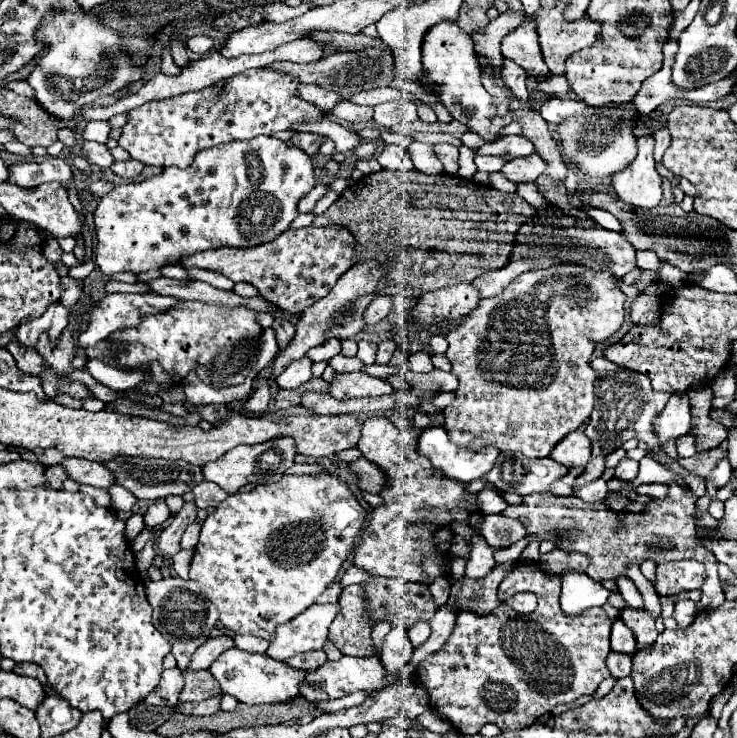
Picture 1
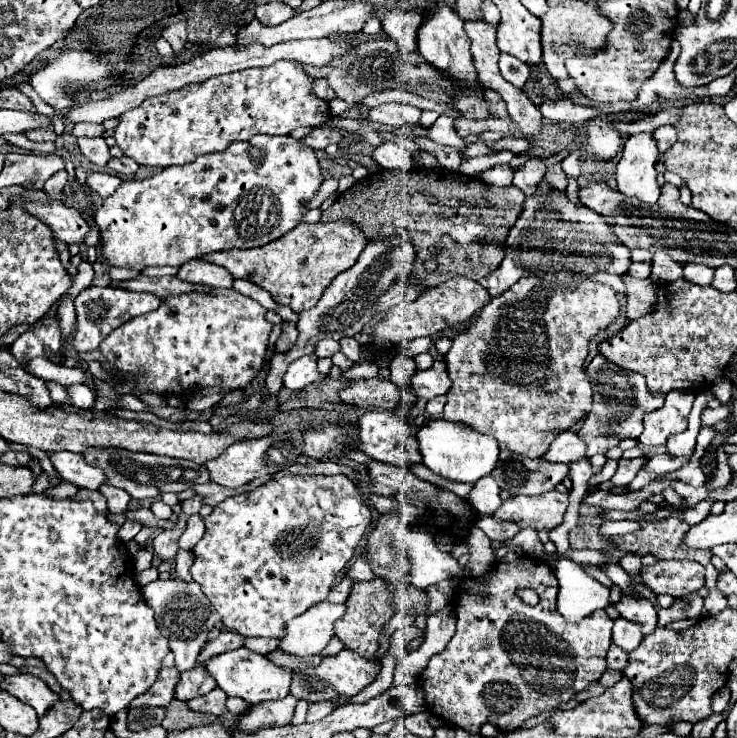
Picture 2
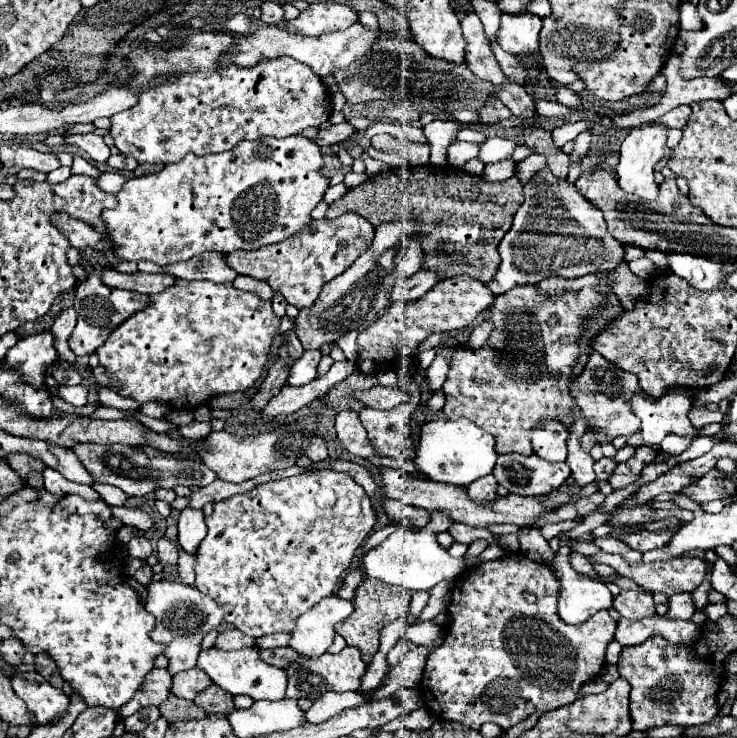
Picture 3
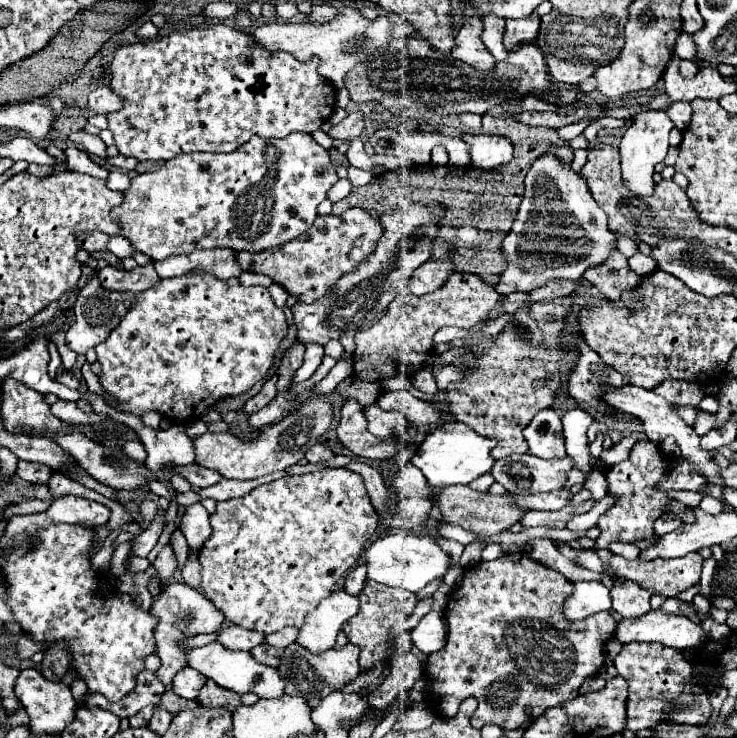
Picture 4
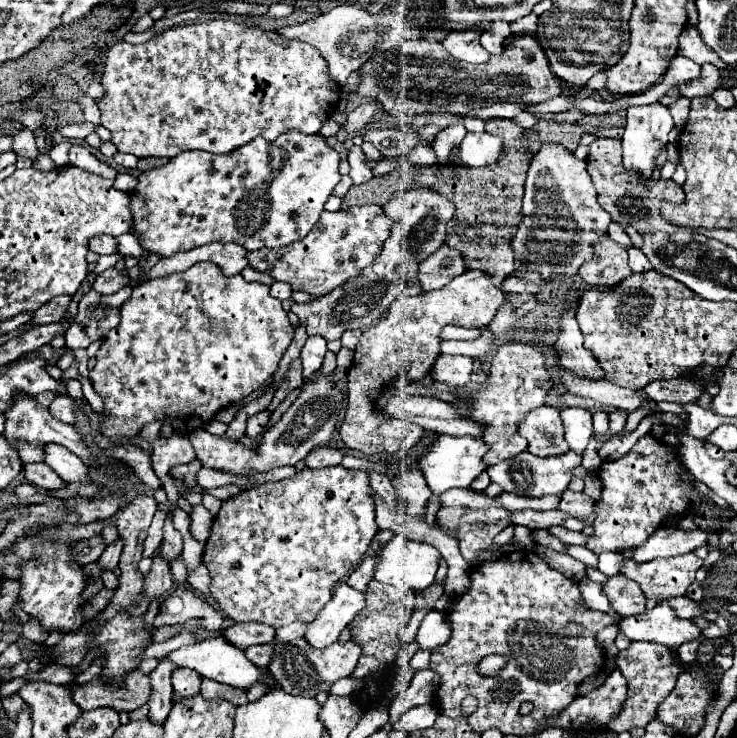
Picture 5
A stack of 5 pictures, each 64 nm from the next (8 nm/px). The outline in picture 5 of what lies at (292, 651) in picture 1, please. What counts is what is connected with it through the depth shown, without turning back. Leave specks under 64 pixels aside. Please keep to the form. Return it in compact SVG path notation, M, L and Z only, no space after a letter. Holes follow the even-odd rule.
M346 582L338 584L332 600L316 614L314 622L306 630L306 640L314 648L326 648L334 644L340 632L356 618L356 614L364 608L364 592L348 586Z

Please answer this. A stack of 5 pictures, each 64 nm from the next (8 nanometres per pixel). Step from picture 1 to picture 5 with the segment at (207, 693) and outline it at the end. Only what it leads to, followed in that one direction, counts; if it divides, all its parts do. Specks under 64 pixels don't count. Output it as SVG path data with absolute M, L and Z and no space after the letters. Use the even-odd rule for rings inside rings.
M176 668L172 672L172 686L174 694L178 696L194 696L200 692L202 676L198 672L192 672L188 668Z

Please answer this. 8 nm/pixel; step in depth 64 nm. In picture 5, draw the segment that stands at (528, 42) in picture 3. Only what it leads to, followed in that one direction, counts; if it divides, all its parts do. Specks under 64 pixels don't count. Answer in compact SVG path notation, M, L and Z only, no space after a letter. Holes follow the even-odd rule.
M530 12L528 16L524 18L518 18L516 22L512 22L512 32L510 34L534 34L536 32L536 26L538 26L538 16L534 12Z

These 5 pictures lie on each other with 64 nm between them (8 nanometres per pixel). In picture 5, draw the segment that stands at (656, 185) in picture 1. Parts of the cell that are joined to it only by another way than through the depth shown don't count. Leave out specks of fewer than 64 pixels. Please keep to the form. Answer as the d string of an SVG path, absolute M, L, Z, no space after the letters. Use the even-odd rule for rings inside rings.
M654 102L648 106L630 106L626 114L626 130L622 136L622 148L624 148L624 166L628 170L640 172L642 178L652 176L654 168L654 158L658 156L658 150L668 144L668 132L672 130L674 122L670 116L668 106L662 102Z

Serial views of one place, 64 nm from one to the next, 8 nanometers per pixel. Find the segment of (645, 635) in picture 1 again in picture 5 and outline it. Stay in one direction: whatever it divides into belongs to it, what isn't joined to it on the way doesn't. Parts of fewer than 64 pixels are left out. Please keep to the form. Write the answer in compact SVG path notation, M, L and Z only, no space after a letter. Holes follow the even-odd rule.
M624 574L610 576L604 584L604 594L610 600L610 606L614 612L622 616L638 614L646 610L646 596L640 590L640 586L634 580L628 580Z

